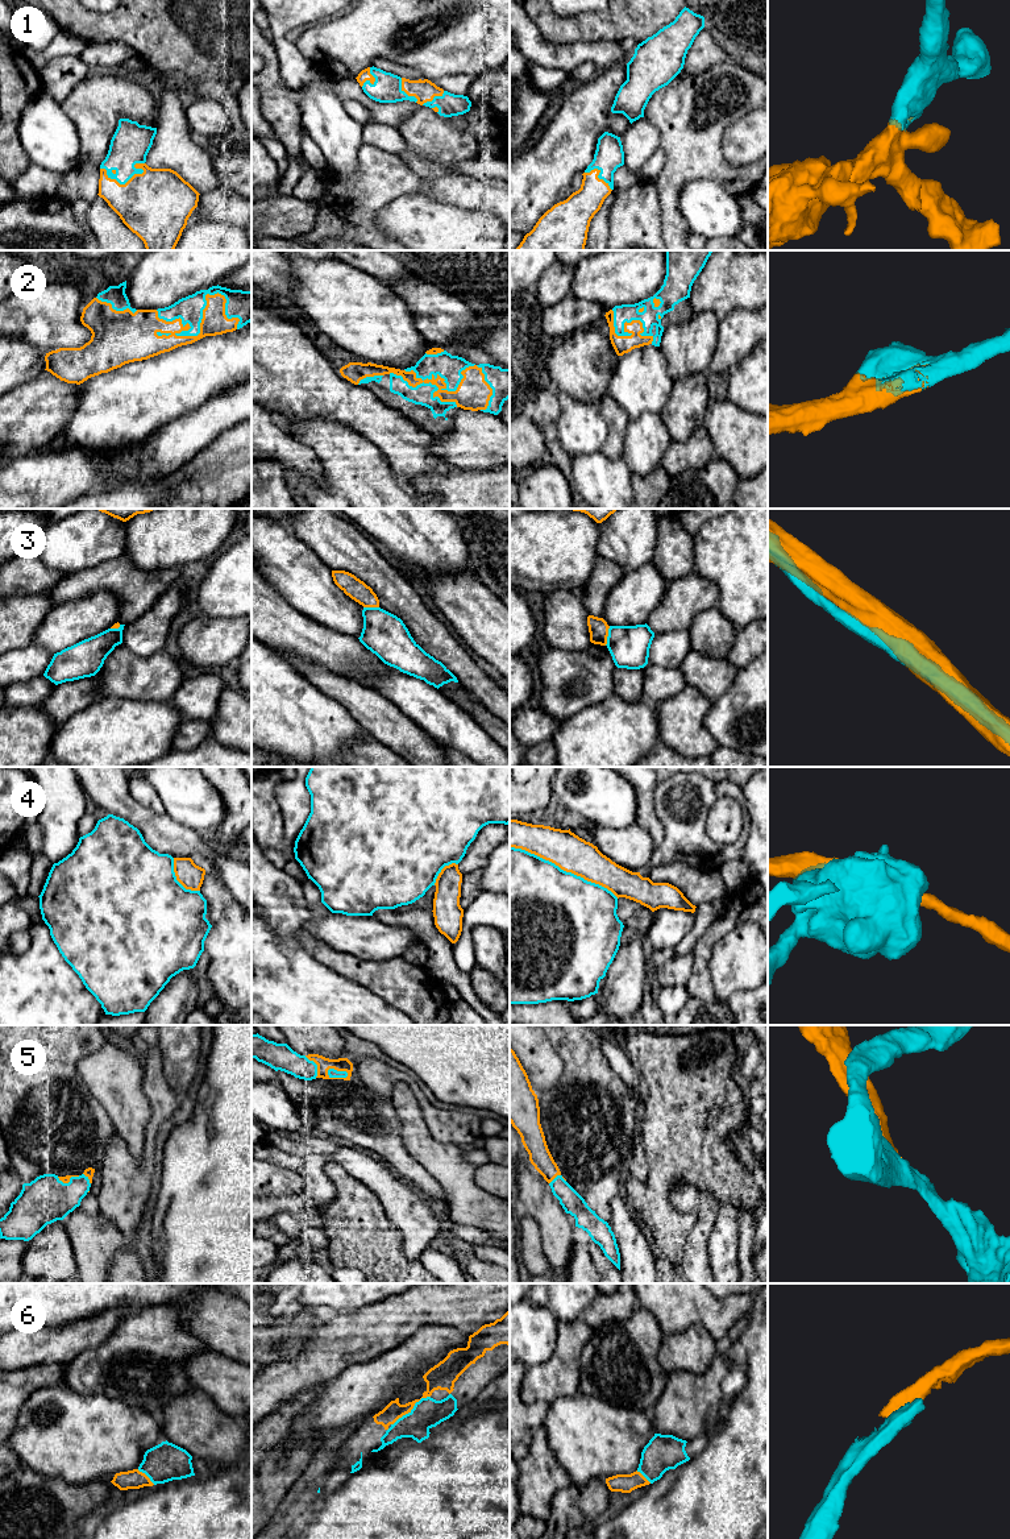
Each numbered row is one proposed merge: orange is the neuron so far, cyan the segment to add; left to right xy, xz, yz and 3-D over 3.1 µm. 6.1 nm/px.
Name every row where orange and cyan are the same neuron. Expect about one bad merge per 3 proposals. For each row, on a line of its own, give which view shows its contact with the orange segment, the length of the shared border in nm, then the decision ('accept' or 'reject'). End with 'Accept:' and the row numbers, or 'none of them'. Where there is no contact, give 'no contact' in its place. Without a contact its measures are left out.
1: contact in xy; length 280 nm; accept
2: contact in xz; length 650 nm; accept
3: contact in yz; length 120 nm; reject
4: contact in yz; length 750 nm; reject
5: contact in xz; length 140 nm; accept
6: contact in xz; length 300 nm; accept
Accept: 1, 2, 5, 6

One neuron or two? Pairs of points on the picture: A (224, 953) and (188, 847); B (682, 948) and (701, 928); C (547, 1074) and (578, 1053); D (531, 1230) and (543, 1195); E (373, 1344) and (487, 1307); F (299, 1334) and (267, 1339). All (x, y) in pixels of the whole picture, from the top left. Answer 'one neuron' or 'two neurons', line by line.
A: two neurons
B: one neuron
C: two neurons
D: two neurons
E: one neuron
F: one neuron

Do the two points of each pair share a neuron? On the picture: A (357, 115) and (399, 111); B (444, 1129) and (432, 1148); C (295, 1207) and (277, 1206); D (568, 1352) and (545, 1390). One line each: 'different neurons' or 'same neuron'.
A: different neurons
B: different neurons
C: same neuron
D: same neuron

